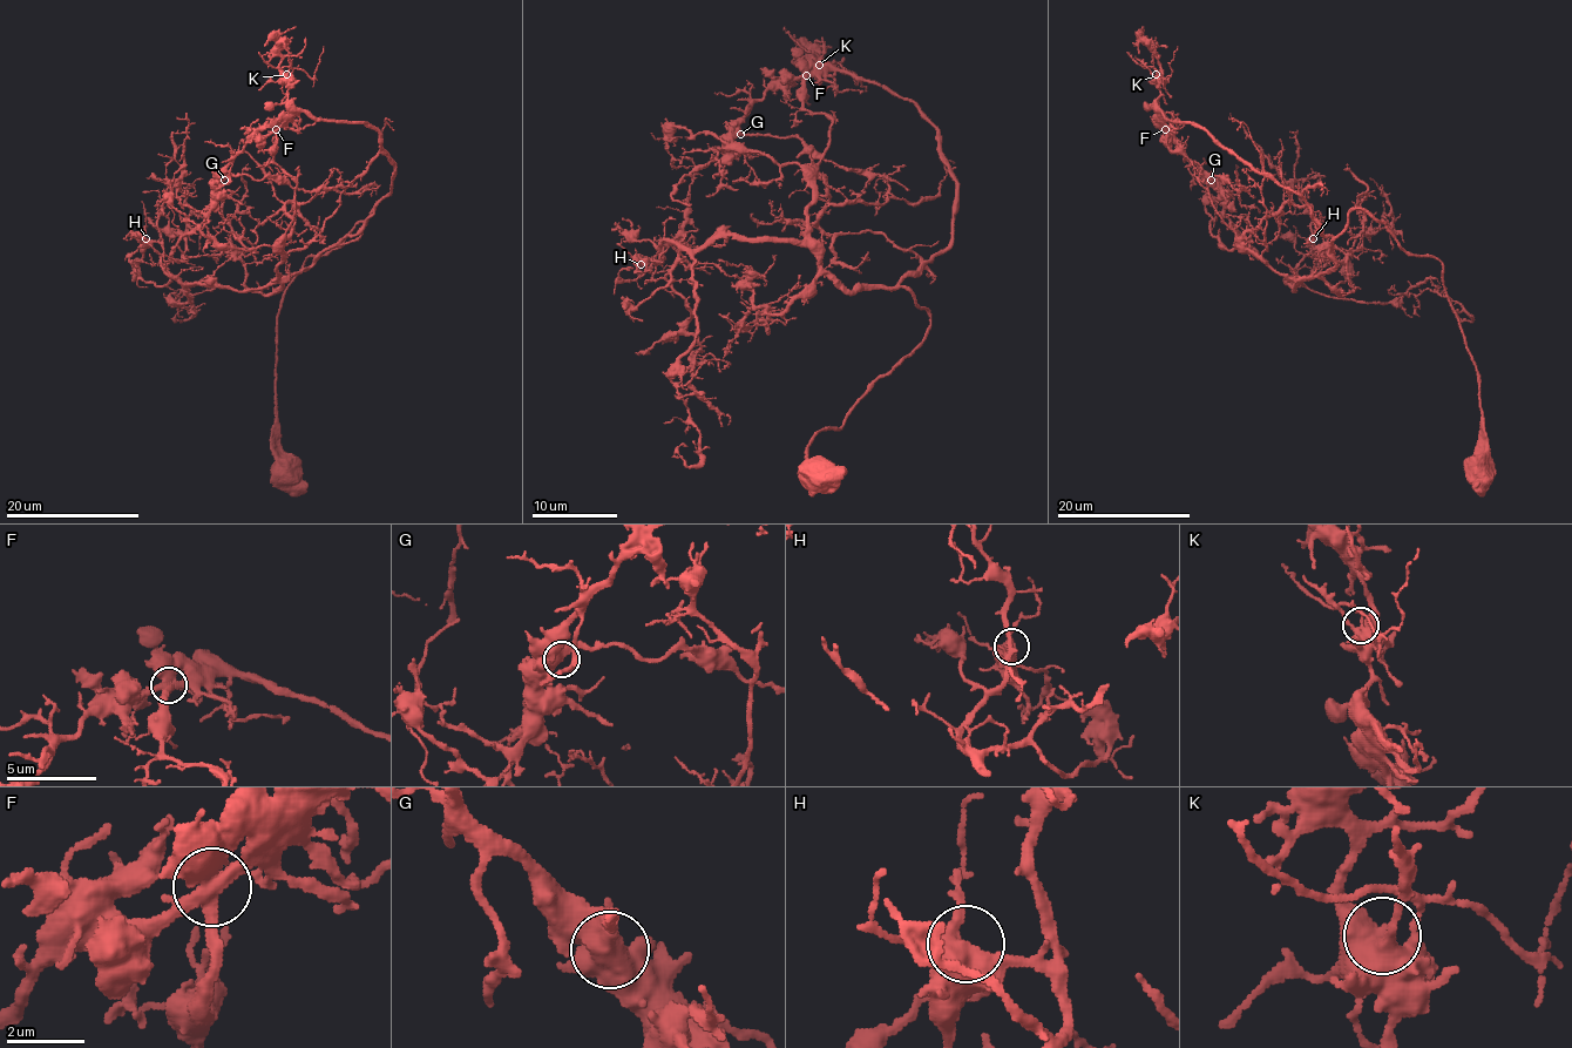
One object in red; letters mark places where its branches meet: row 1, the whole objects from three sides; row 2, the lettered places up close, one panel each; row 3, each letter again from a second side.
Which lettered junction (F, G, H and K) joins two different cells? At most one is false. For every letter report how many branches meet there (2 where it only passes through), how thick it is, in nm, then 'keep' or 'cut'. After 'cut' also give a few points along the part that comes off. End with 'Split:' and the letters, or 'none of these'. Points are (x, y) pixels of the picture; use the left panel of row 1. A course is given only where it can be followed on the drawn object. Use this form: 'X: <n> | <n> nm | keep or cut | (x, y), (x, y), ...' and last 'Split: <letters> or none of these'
F: 3 | 440 nm | keep
G: 3 | 480 nm | keep
H: 3 | 440 nm | keep
K: 3 | 480 nm | keep
Split: none of these

